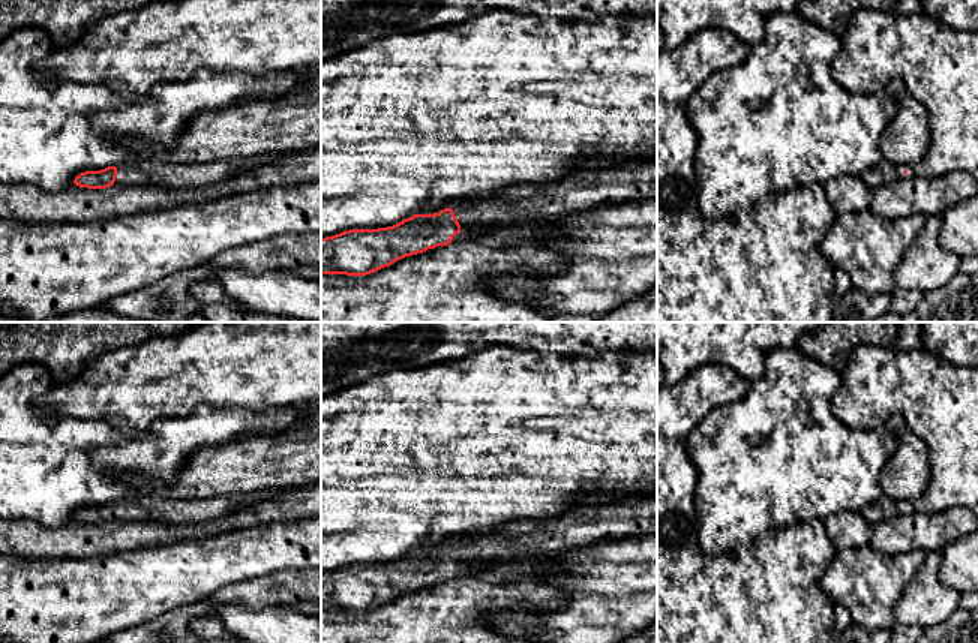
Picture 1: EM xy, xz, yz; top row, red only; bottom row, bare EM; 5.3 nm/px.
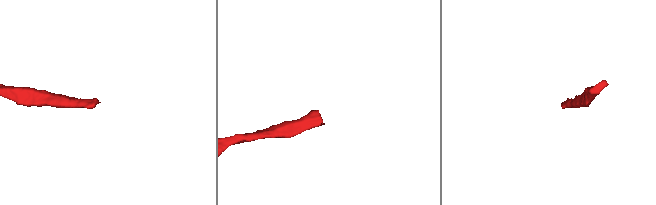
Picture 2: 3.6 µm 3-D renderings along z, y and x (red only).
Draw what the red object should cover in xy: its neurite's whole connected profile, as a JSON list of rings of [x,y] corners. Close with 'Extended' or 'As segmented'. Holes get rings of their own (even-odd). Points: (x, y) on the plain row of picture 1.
[[[274,492],[207,499],[170,499],[140,493],[100,507],[81,508],[74,520],[88,525],[105,525],[112,520],[200,525],[219,520],[272,496]]]. Extended

